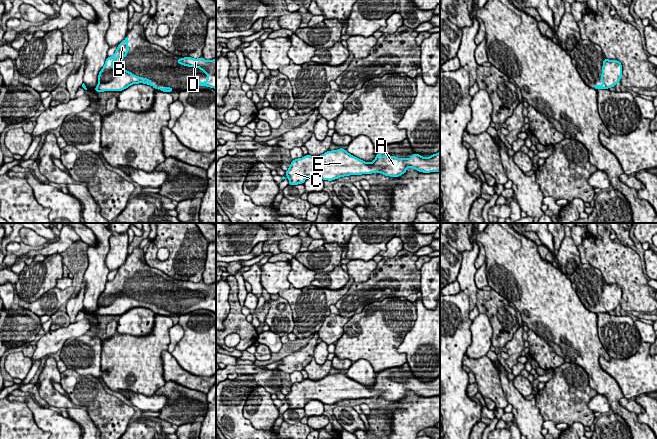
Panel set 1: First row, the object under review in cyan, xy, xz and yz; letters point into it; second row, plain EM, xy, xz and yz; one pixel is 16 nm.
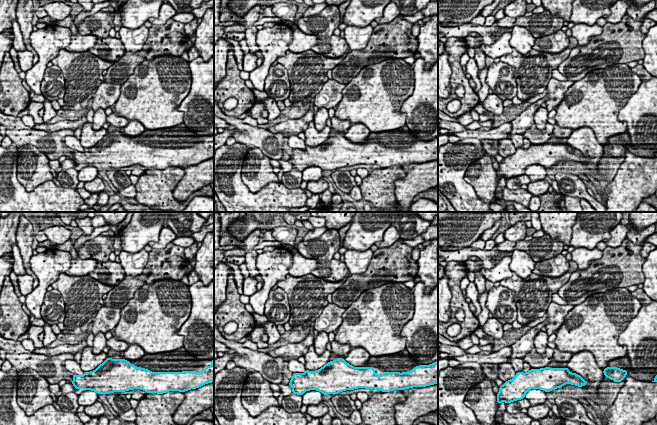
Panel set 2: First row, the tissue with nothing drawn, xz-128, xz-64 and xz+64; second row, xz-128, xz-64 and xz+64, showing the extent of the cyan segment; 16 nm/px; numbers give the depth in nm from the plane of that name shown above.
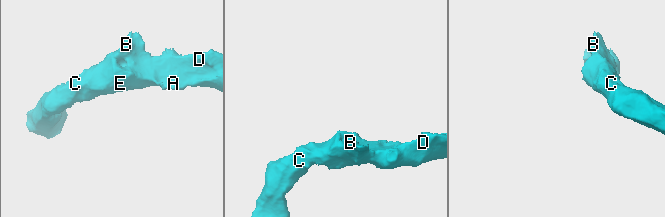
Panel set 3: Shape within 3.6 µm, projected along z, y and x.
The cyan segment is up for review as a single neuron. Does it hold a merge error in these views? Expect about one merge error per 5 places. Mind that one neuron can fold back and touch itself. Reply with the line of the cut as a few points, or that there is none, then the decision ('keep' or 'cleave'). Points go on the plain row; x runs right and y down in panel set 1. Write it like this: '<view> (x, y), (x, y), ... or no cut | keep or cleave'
no cut | keep

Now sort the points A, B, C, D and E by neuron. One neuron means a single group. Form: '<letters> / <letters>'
A B C D E

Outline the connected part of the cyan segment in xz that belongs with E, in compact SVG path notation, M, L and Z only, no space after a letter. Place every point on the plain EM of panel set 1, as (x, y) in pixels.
M343 372L333 375L327 375L321 380L306 379L303 382L292 384L290 391L285 395L286 400L289 402L288 409L303 408L310 400L318 400L323 404L335 404L337 402L349 399L372 398L379 396L385 400L399 401L406 396L408 391L412 391L419 396L439 396L440 395L440 376L431 379L430 381L422 381L420 378L412 378L411 382L397 382L394 380L380 380L376 377L375 384L367 387L355 380L349 378Z

